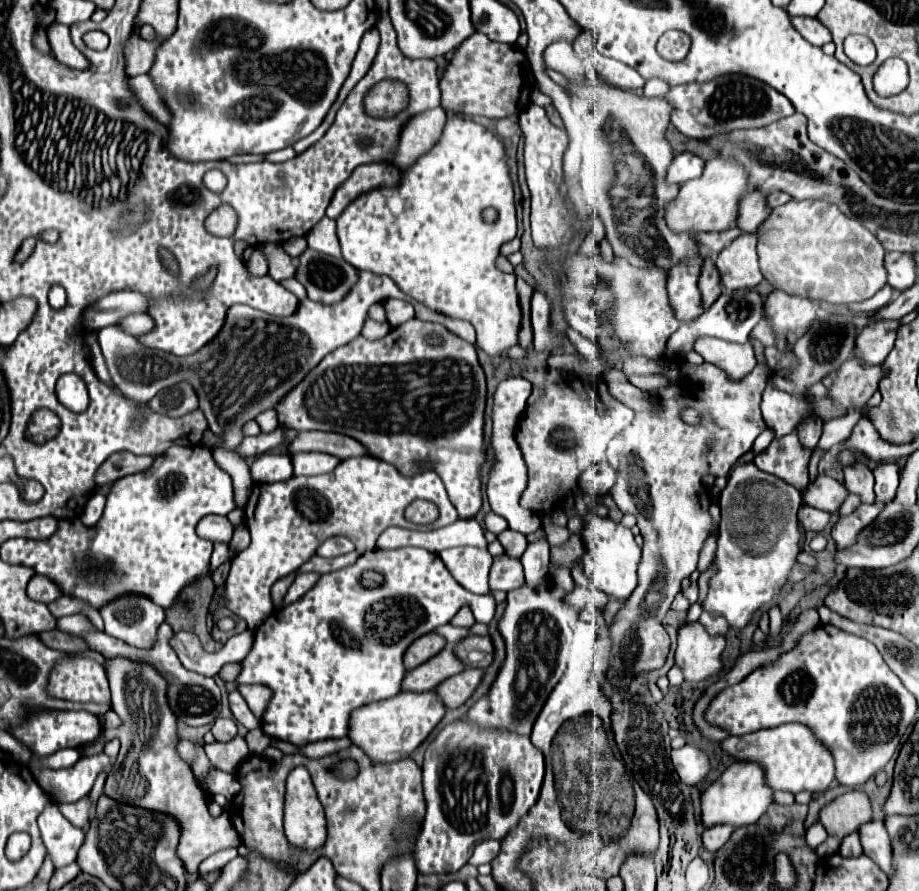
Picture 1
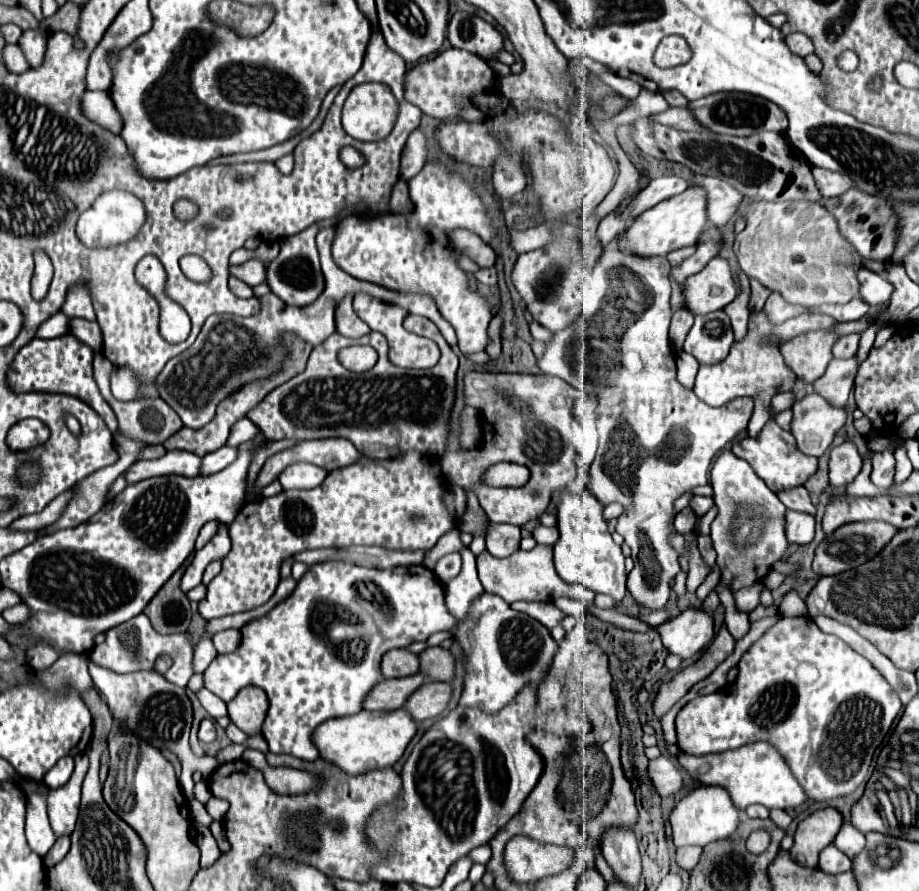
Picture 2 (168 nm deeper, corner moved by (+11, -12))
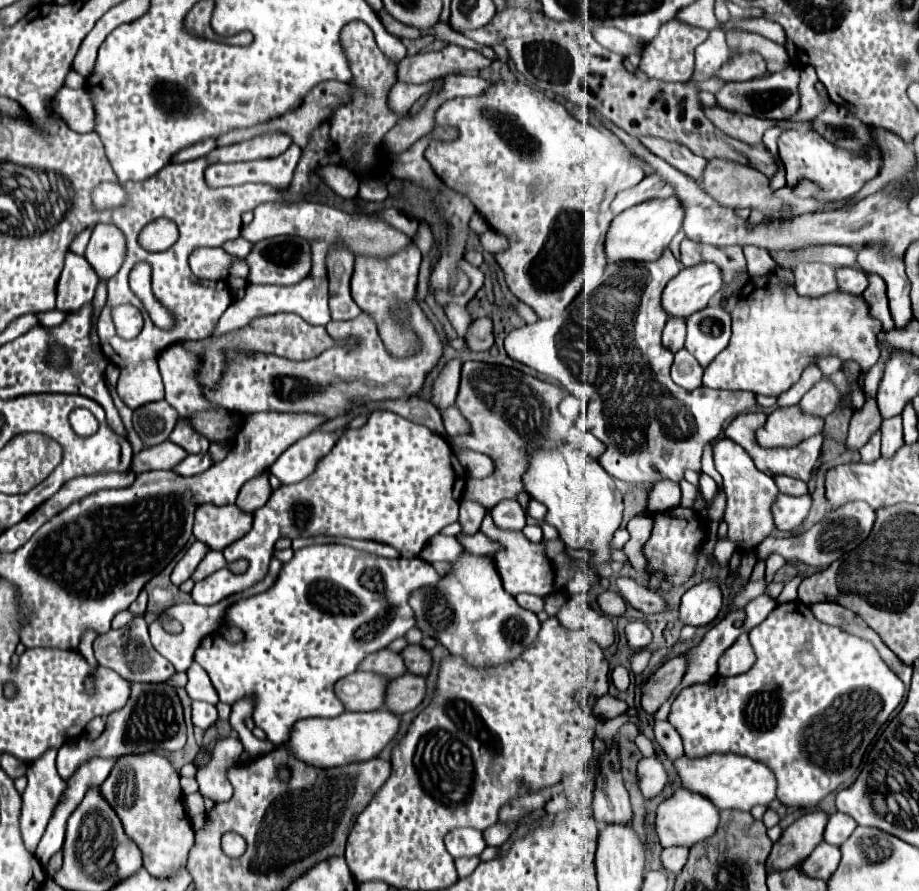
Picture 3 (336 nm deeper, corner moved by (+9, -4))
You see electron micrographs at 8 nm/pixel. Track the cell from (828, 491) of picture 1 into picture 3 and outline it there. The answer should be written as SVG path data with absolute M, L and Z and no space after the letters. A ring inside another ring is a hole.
M776 476L776 484L780 486L780 492L784 492L784 494L792 494L792 496L808 494L806 482L794 480L794 478L790 478L790 476Z

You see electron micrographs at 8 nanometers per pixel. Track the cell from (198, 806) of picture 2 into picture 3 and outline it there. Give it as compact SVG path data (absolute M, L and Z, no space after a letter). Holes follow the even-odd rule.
M200 792L188 794L185 798L185 807L190 817L204 813L204 798L202 798L202 794Z

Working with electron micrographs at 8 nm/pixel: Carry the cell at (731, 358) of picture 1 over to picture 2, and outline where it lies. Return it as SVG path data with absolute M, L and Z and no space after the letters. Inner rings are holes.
M760 310L754 316L750 316L746 336L740 342L734 342L734 348L730 348L730 354L726 356L726 360L718 362L714 366L700 366L696 384L694 384L694 394L698 394L700 400L704 400L706 404L713 407L723 406L739 396L752 398L756 402L756 406L754 406L754 416L750 420L750 434L756 436L760 432L760 428L770 420L770 416L766 414L770 398L780 392L794 390L794 384L796 384L796 374L784 362L784 358L780 354L780 344L784 344L800 334L812 332L812 330L832 332L834 326L836 326L836 320L832 316L816 314L816 312L802 314L798 318L788 320L786 324L776 326L776 324L770 324L766 312ZM766 338L774 338L774 340L766 342Z

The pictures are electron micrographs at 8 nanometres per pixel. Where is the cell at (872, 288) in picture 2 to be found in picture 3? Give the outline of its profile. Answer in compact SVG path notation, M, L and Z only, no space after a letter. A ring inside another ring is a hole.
M858 266L838 268L836 278L838 278L840 288L844 288L844 292L854 294L854 296L862 296L862 292L868 288L868 274Z

